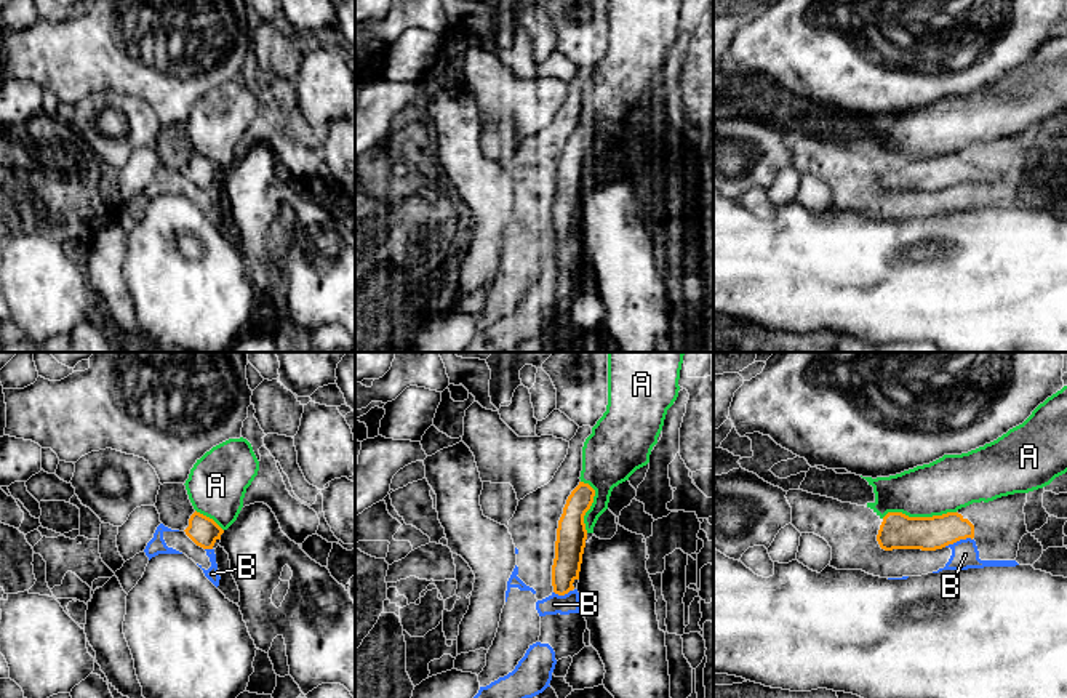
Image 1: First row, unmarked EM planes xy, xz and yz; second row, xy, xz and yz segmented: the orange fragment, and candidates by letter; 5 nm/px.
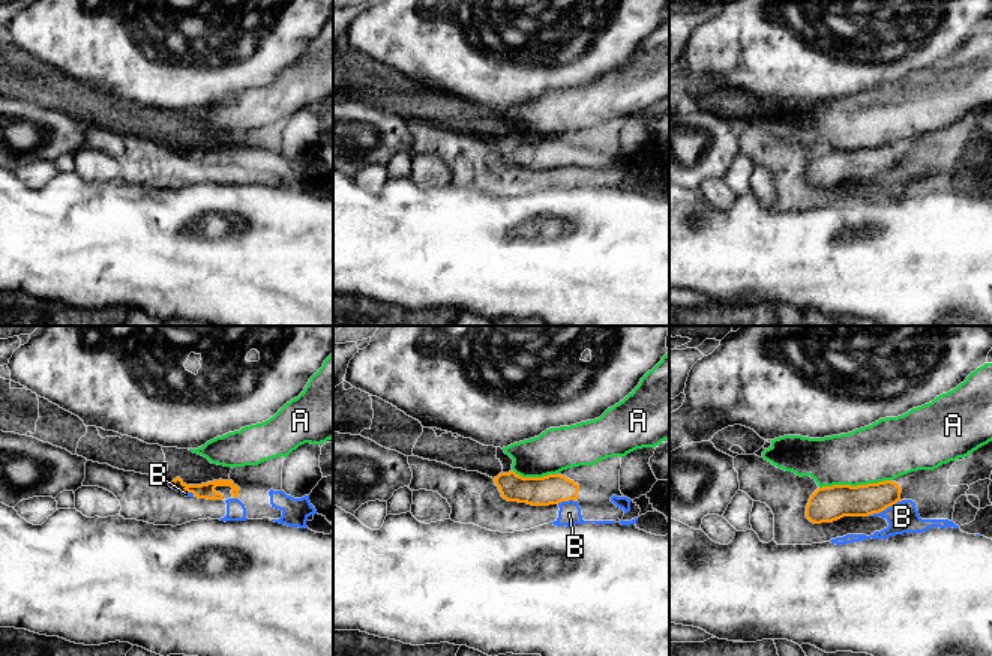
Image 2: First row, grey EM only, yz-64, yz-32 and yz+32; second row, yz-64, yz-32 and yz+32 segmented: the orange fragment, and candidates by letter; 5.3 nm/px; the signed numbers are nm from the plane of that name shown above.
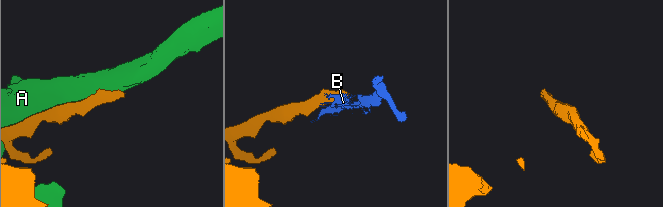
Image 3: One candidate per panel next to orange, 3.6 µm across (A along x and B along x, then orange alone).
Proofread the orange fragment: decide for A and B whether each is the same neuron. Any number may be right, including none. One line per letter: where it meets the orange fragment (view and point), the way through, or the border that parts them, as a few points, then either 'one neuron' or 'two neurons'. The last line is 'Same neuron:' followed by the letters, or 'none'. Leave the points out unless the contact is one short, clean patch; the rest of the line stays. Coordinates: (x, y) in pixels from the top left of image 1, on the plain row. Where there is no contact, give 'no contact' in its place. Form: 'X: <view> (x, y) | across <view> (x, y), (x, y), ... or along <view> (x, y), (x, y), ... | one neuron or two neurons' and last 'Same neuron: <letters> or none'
A: yz (919, 159) | two neurons
B: yz (957, 181) | across yz (928, 175), (951, 175), (957, 181), (963, 188), (965, 196) | one neuron
Same neuron: B

